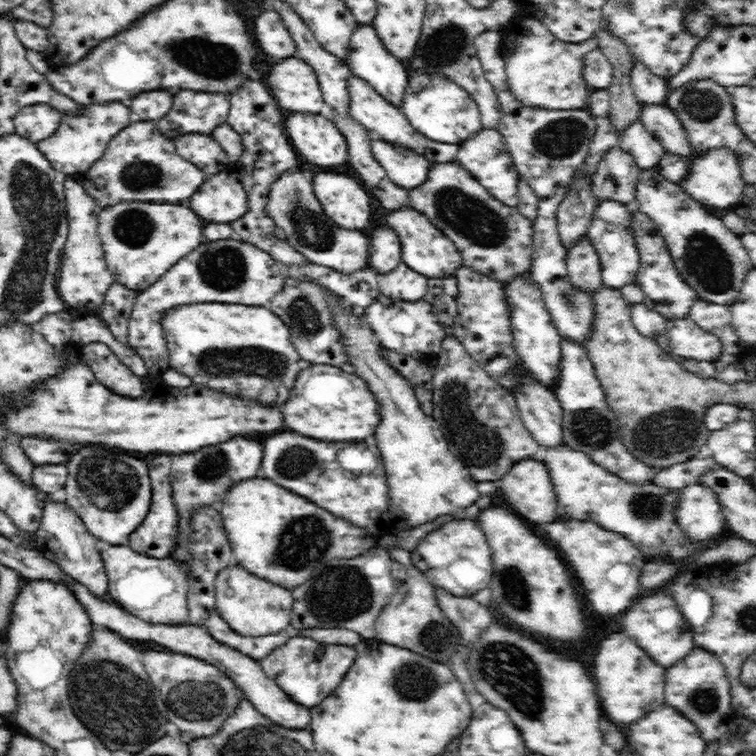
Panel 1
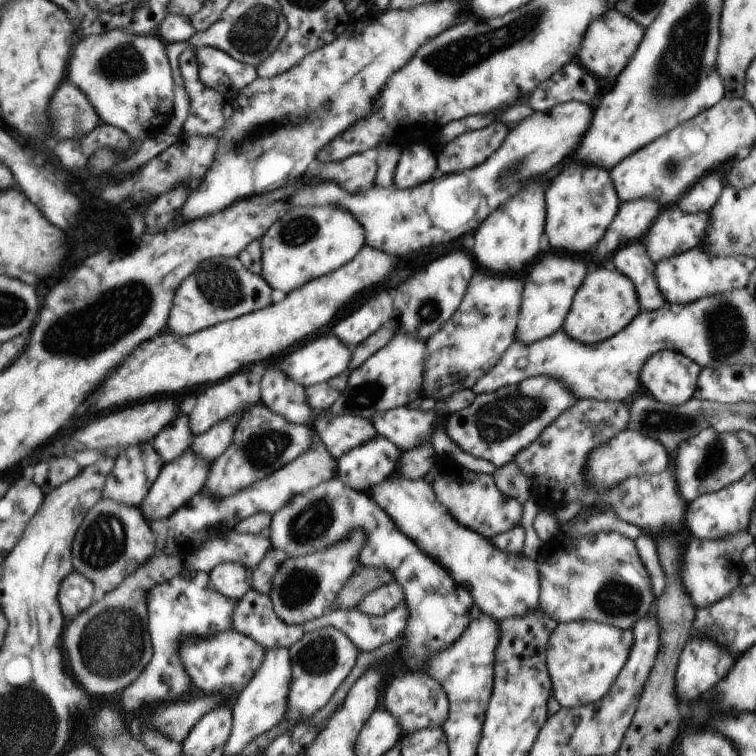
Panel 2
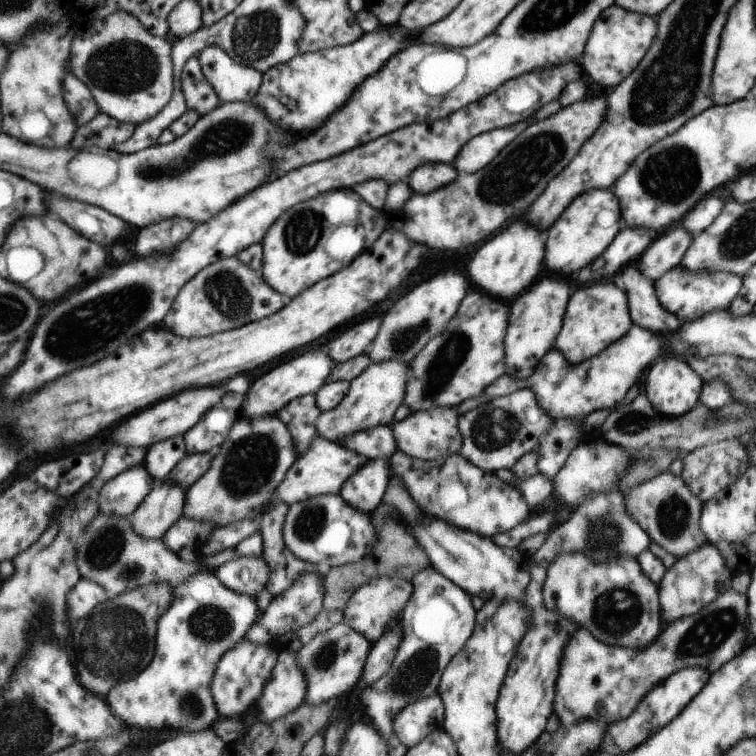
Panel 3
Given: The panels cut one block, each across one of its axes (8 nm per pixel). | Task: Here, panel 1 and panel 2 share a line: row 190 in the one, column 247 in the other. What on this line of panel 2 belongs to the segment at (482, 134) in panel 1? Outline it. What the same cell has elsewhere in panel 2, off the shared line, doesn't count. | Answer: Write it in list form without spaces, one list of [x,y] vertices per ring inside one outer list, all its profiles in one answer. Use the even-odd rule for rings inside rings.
[[[313,431],[313,446],[300,458],[273,472],[271,476],[251,484],[245,490],[239,490],[233,496],[219,498],[219,500],[211,498],[207,492],[199,492],[187,504],[181,506],[176,514],[171,514],[165,520],[153,520],[152,530],[156,534],[159,552],[186,558],[197,548],[202,548],[203,544],[207,544],[209,538],[215,538],[219,534],[236,529],[241,522],[255,514],[267,512],[275,515],[299,494],[309,492],[315,486],[321,485],[321,482],[327,482],[329,478],[336,477],[336,460],[328,450],[323,448],[320,436]]]

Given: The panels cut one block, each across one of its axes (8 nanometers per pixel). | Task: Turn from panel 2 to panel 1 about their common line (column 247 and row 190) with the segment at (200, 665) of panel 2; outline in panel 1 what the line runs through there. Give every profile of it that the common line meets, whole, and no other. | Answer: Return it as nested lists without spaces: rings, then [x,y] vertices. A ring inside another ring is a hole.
[[[657,166],[652,169],[642,169],[635,187],[634,207],[636,210],[647,214],[656,224],[660,235],[666,241],[668,250],[674,259],[674,264],[681,277],[697,292],[698,299],[722,306],[731,306],[738,299],[739,290],[742,288],[745,276],[755,267],[748,251],[742,246],[740,238],[728,230],[721,218],[714,216],[712,209],[706,208],[686,188],[680,184],[670,182],[662,177]]]

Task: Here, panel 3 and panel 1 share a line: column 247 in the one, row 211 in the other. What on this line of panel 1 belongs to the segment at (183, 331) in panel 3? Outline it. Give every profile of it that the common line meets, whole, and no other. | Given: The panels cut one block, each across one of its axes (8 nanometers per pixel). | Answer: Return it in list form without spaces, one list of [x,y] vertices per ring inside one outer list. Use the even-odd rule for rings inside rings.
[[[279,172],[266,194],[266,214],[274,220],[282,237],[311,263],[333,268],[338,272],[356,272],[369,266],[370,241],[358,230],[344,230],[334,224],[316,199],[313,180],[304,172]]]

